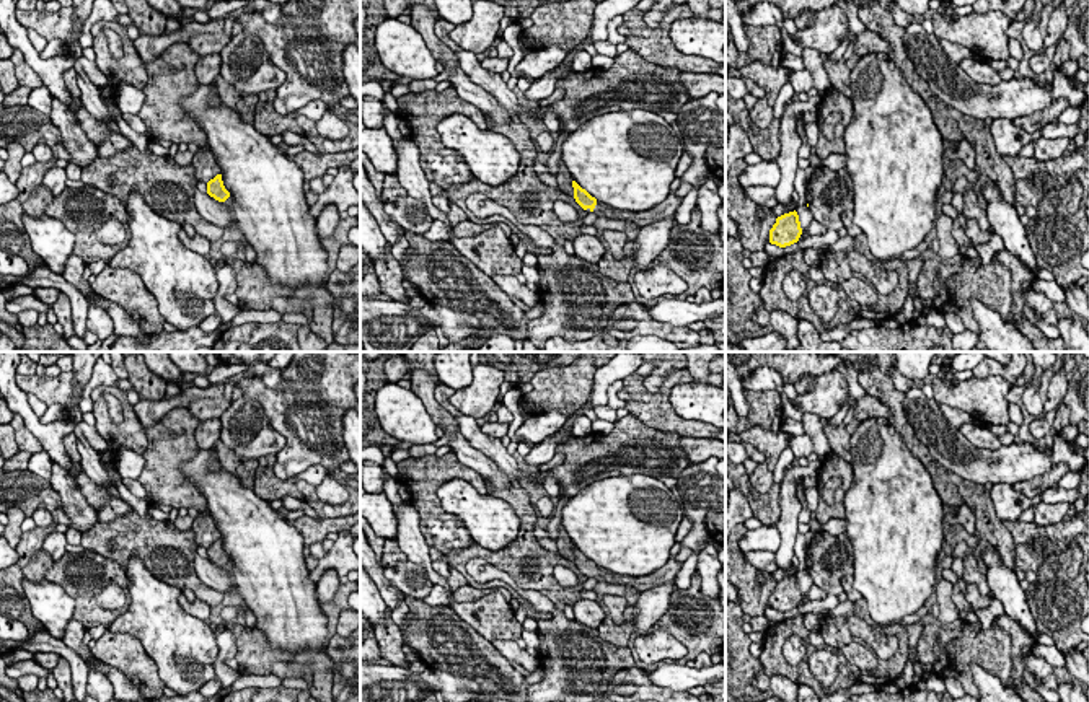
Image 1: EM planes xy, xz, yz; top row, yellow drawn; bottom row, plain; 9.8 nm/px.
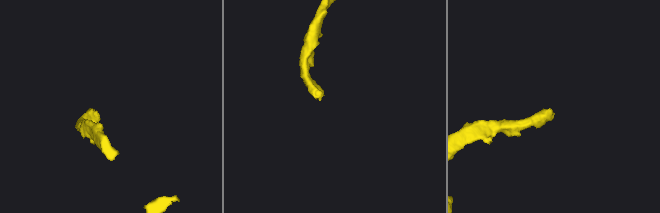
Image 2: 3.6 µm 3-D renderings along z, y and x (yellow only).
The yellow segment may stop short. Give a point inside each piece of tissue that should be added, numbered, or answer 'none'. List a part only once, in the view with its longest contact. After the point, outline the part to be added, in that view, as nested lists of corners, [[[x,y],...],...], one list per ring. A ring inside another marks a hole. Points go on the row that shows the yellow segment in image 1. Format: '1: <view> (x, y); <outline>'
1: xz (667, 209); [[[675,192],[668,194],[668,197],[662,204],[649,210],[639,210],[639,212],[619,210],[597,200],[597,205],[592,213],[595,213],[597,217],[626,220],[639,226],[646,226],[665,218],[673,218],[680,204],[681,204],[681,199]]]

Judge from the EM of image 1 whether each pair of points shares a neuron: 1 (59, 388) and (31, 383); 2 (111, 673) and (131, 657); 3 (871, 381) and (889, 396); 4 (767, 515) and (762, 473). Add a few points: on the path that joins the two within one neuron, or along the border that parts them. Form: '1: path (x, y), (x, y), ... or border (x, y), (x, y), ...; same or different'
1: path (52, 388), (38, 385); same
2: border (90, 649), (96, 658), (116, 666), (134, 684); different
3: path (876, 383), (884, 391); same
4: border (749, 476), (758, 492), (775, 484); different

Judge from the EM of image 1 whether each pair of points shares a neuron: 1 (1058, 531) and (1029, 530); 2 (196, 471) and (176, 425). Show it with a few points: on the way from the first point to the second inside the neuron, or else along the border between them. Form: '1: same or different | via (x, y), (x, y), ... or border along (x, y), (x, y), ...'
1: same | via (1052, 533), (1036, 533)
2: different | border along (180, 463), (185, 476), (202, 495)

